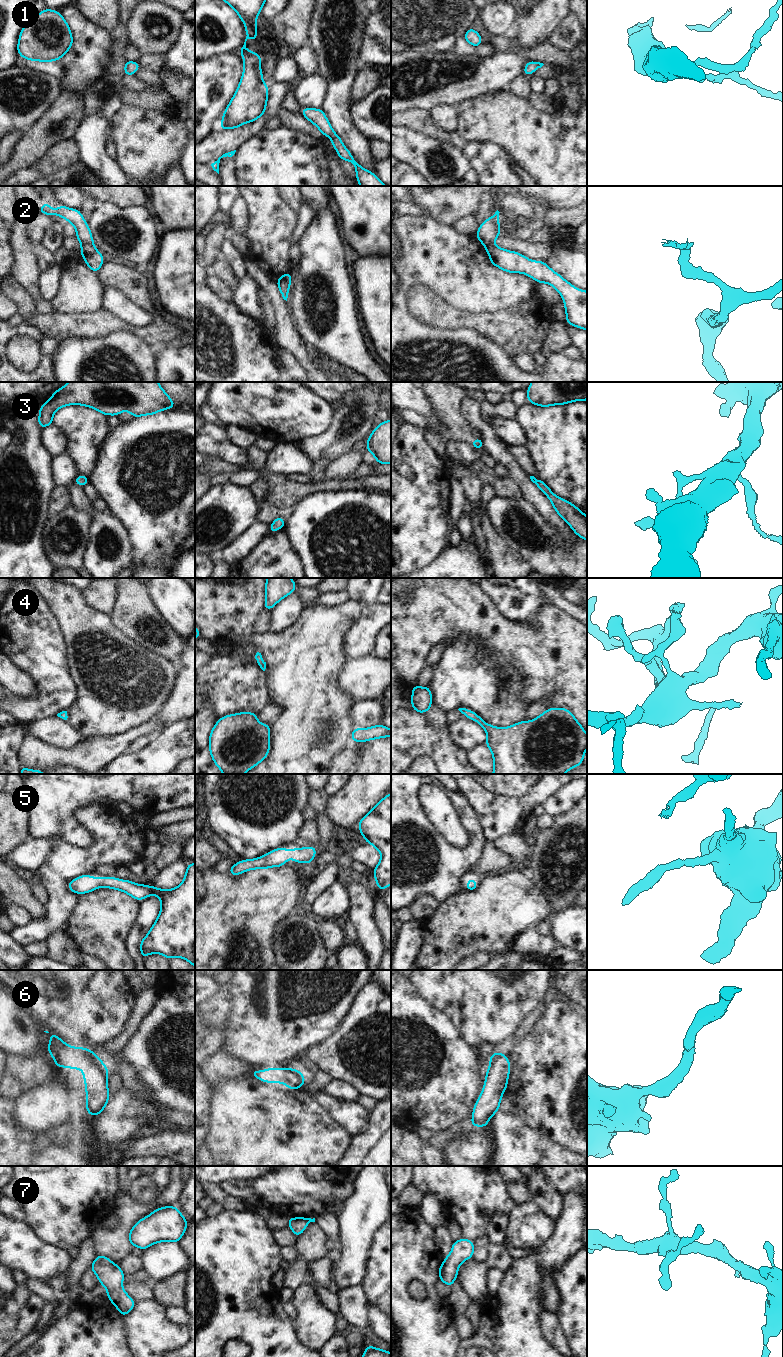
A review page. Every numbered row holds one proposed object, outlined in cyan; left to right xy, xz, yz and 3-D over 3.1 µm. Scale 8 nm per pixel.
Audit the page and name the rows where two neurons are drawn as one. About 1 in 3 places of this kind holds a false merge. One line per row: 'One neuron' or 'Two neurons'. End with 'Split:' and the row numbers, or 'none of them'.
1: One neuron
2: Two neurons
3: One neuron
4: One neuron
5: One neuron
6: One neuron
7: One neuron
Split: 2.

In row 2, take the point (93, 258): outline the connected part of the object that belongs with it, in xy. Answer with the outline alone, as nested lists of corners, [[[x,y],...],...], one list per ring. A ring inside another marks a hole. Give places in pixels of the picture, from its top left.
[[[83,245],[80,249],[80,255],[84,257],[86,265],[95,273],[105,263],[103,255],[91,245]]]

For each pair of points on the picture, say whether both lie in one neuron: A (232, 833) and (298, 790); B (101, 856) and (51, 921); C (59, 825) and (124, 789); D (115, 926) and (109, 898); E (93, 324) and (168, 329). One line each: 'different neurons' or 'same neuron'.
A: same neuron
B: same neuron
C: same neuron
D: same neuron
E: same neuron

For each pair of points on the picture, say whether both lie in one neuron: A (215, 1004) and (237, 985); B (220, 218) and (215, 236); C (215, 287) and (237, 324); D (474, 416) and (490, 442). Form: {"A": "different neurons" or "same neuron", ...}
{"A": "different neurons", "B": "different neurons", "C": "different neurons", "D": "same neuron"}

